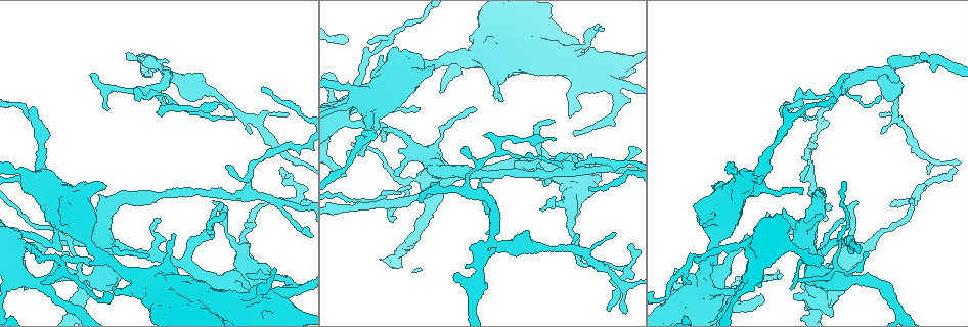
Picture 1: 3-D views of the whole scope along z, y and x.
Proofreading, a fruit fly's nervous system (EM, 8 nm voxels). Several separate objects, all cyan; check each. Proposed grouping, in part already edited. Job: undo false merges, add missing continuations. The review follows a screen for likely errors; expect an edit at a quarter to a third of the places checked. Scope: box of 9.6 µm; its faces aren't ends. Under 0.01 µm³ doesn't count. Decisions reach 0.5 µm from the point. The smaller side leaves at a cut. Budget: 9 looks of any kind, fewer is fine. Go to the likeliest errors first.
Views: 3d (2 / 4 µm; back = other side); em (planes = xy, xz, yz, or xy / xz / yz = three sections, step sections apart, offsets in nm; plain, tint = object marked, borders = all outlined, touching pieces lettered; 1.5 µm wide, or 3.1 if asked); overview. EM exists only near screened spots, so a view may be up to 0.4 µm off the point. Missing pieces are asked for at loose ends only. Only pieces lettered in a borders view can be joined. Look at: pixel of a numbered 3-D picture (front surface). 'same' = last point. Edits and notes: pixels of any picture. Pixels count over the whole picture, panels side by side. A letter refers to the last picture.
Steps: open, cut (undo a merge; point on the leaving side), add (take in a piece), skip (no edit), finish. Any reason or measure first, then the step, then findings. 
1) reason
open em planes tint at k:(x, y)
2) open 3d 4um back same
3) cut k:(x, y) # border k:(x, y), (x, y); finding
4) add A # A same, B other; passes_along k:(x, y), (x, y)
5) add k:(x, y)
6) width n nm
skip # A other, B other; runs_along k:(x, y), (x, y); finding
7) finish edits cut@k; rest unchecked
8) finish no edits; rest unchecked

branch stops here
open 3d 4um at 1:(435, 182)

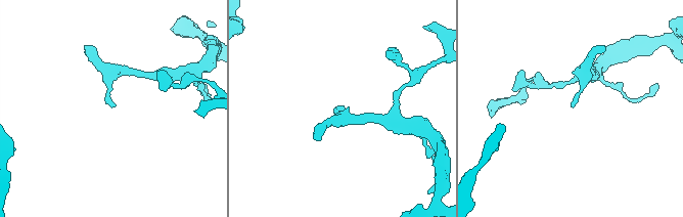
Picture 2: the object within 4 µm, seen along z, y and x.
shape alone is not enough
open em xz step 8 borders at 2:(573, 107)

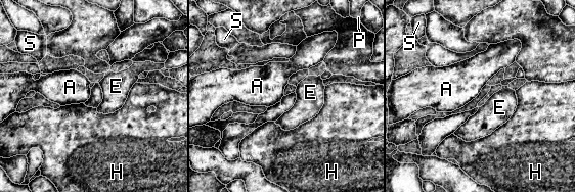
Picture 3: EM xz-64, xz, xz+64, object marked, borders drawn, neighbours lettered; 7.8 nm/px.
another direction
open em planes borders same

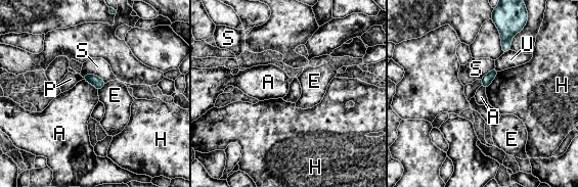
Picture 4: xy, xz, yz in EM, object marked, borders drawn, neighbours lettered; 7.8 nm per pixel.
skip # A other, E other, H other, P other, S other, U other; border 4:(498, 72), (486, 89); no lettered piece goes on from it

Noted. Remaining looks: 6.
free end
open em xz step 8 borders at 1:(453, 275)

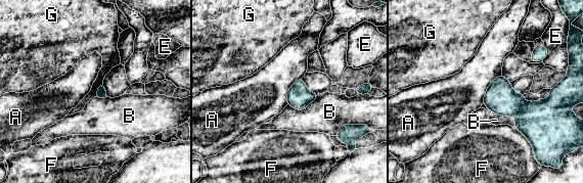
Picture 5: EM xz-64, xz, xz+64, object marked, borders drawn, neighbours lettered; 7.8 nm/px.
longest_contact A 280 nm
skip # A other, B other, E other, F other, G other; border 5:(102, 83), (98, 85), (94, 96); none of them fits

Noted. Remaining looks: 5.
an open end
open 3d 4um at 1:(763, 298)

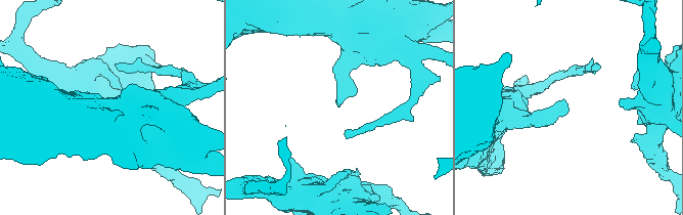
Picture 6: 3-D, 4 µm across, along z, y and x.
open em planes tint at 6:(338, 106)

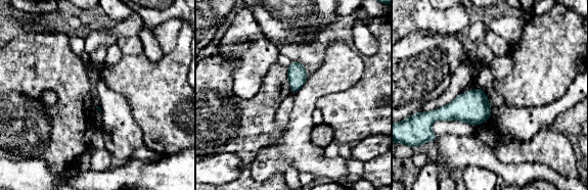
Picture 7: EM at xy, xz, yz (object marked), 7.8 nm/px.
open em planes borders same

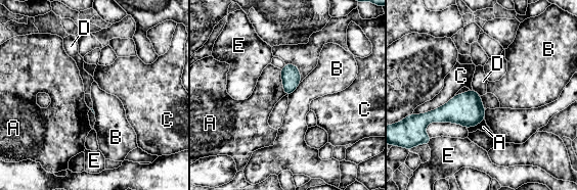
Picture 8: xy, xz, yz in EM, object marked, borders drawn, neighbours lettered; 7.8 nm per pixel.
skip # A other, B other, C other, D other, E other; no lettered piece goes on from it

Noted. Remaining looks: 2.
tapers out
open em planes borders at 1:(91, 266)

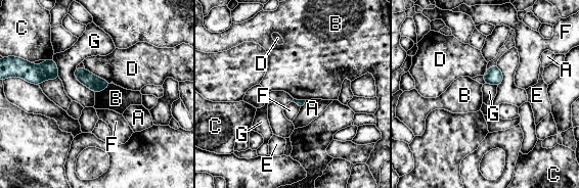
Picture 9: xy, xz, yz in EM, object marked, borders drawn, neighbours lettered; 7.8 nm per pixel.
skip # A other, B other, C other, D other, E other, F other, G other; border 9:(110, 84), (95, 93); no lettered piece goes on from it

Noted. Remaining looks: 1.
finish no edits; rest unchecked

